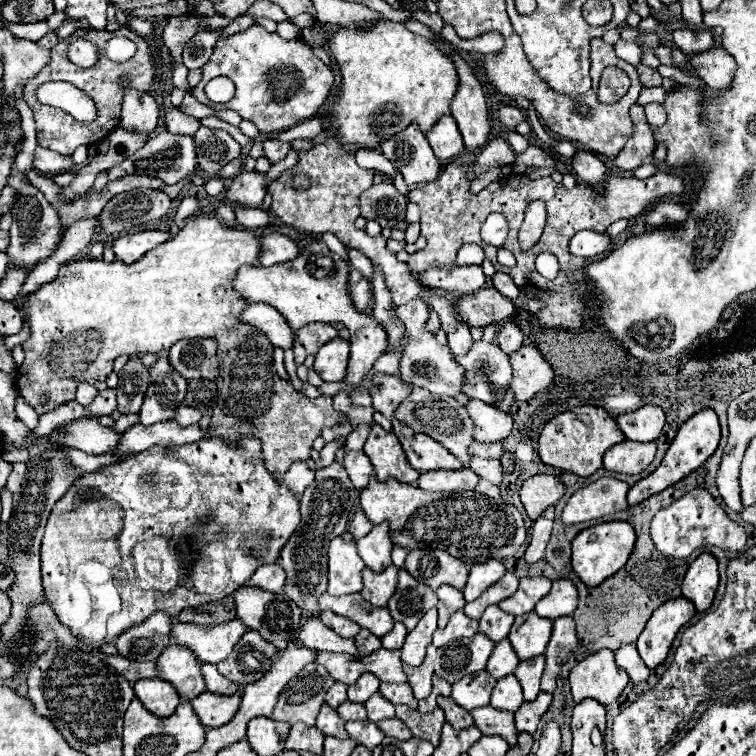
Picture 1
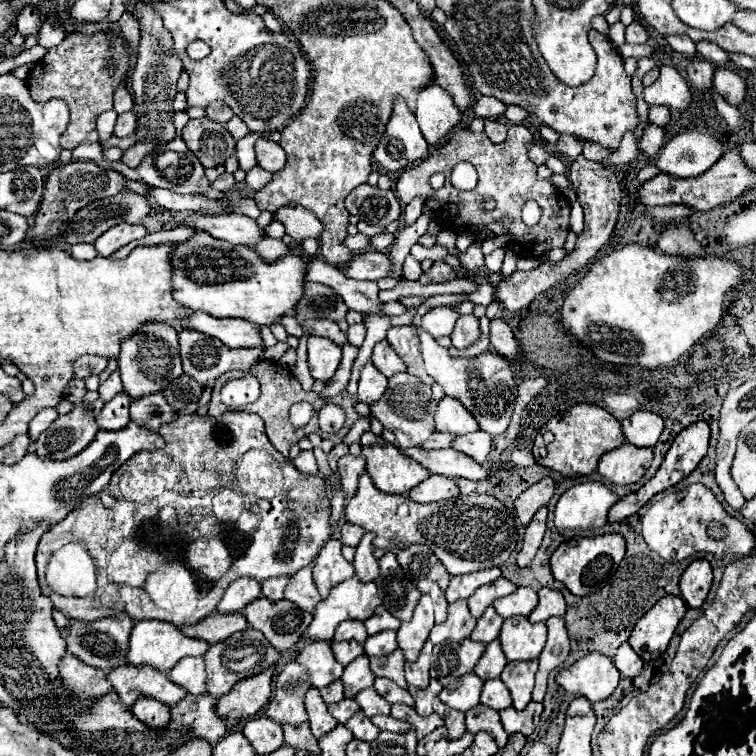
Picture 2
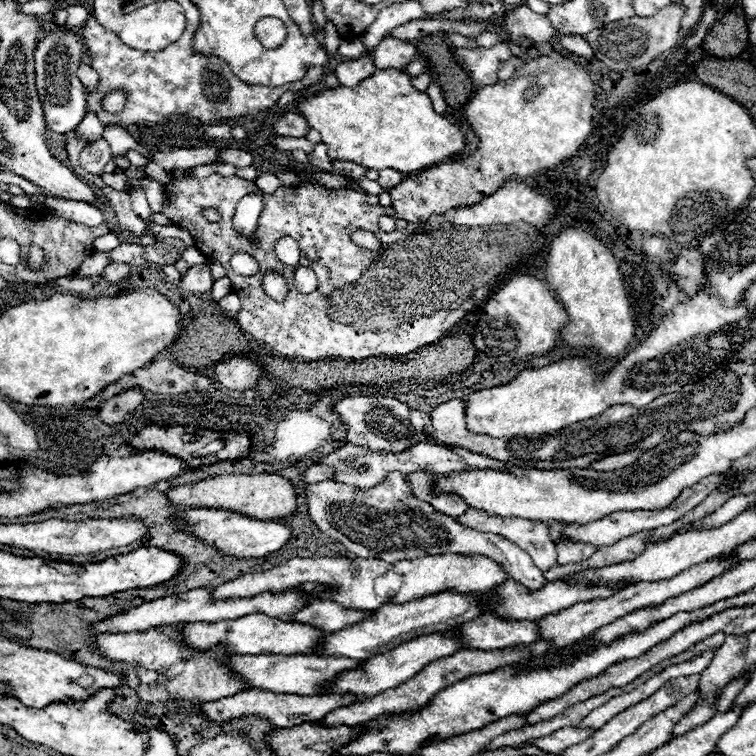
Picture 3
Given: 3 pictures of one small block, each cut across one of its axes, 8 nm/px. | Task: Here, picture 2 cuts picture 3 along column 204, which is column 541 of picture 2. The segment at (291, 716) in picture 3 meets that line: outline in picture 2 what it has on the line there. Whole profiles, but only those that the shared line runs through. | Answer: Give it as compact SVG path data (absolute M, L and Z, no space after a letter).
M530 702L524 710L500 710L500 718L502 718L502 724L504 724L504 730L508 734L516 734L516 732L522 732L524 736L530 736L538 722L540 722L540 716L542 716L542 702Z

